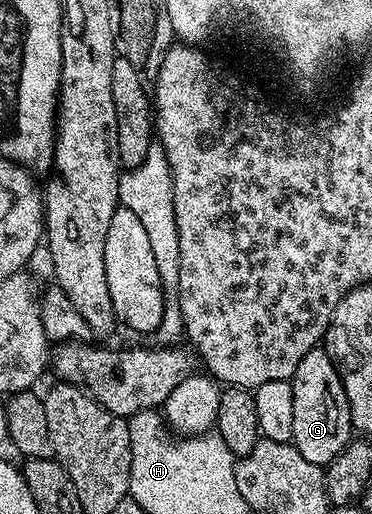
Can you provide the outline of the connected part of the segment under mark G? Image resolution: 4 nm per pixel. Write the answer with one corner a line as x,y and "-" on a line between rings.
318,347
303,355
291,380
295,395
295,431
291,443
299,451
299,455
307,459
307,463
327,467
355,437
347,391
343,391
343,379
328,353
324,348

